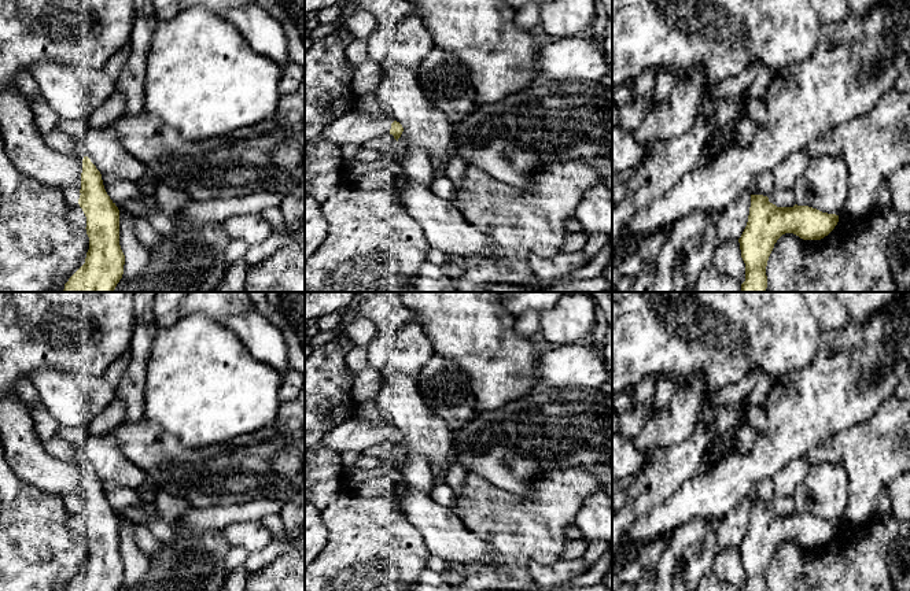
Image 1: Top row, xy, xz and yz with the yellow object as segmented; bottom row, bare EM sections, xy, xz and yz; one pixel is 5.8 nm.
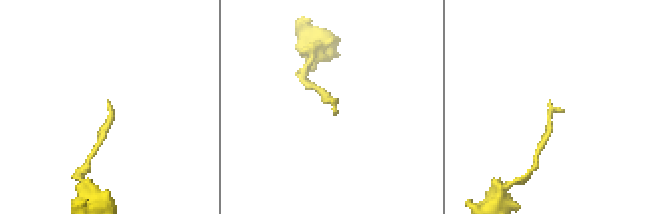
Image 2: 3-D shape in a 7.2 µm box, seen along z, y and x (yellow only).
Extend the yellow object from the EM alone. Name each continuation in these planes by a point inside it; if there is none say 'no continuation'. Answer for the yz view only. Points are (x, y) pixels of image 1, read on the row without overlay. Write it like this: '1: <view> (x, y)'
no continuation

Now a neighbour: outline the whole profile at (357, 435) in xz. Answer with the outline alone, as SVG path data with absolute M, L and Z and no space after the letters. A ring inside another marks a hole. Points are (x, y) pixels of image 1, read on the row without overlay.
M355 417L328 432L324 443L340 454L346 451L364 453L369 447L390 440L393 429L391 422L373 424Z

